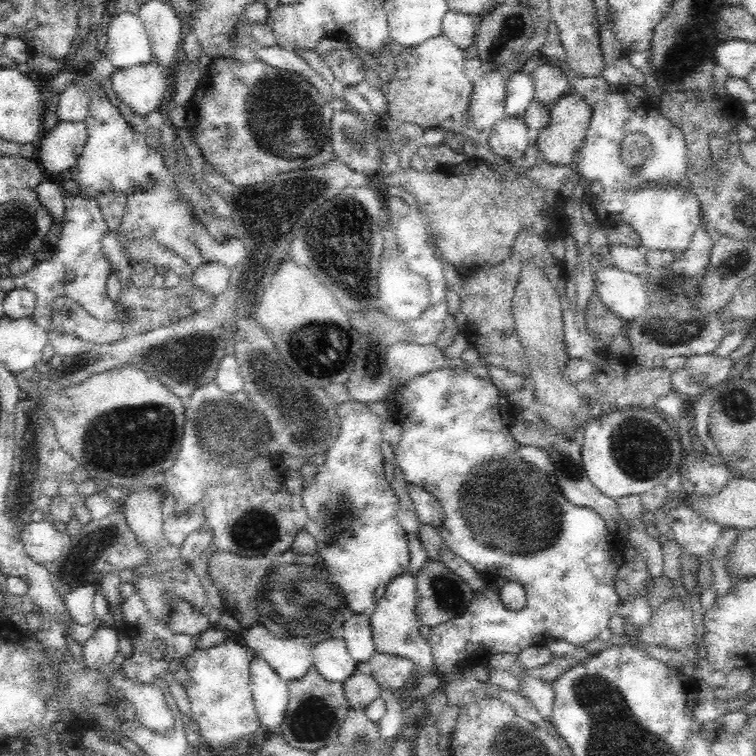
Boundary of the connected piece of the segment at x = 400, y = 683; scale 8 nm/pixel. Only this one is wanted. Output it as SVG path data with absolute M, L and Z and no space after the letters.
M375 654L364 663L358 663L357 669L363 674L372 676L384 692L396 693L403 689L404 684L412 676L414 665L412 662L388 654Z

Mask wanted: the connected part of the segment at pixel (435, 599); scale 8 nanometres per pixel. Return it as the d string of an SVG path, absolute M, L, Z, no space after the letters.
M426 559L416 577L416 614L424 626L436 627L461 616L474 596L474 591L460 576L447 568L442 561Z

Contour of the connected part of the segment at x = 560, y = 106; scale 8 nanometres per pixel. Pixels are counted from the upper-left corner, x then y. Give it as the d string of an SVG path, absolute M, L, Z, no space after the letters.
M569 91L568 94L559 98L551 108L550 122L538 136L537 145L540 150L540 159L550 164L569 166L572 163L575 152L583 144L589 122L592 118L591 106L578 94Z

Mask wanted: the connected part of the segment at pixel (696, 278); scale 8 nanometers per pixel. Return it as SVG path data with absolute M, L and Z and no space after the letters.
M703 222L695 230L688 248L678 258L675 258L668 266L660 266L658 270L648 270L647 274L643 276L646 295L648 295L646 310L638 318L624 321L625 325L621 330L621 334L628 338L631 345L630 354L633 355L636 363L640 364L640 366L644 366L644 368L662 368L670 356L686 356L686 358L690 358L694 355L707 355L713 353L719 344L726 340L726 336L735 331L741 332L745 336L754 332L752 323L744 318L724 318L719 315L720 308L716 312L707 312L707 310L704 312L701 309L699 288L704 282L714 243L715 238L706 231Z

